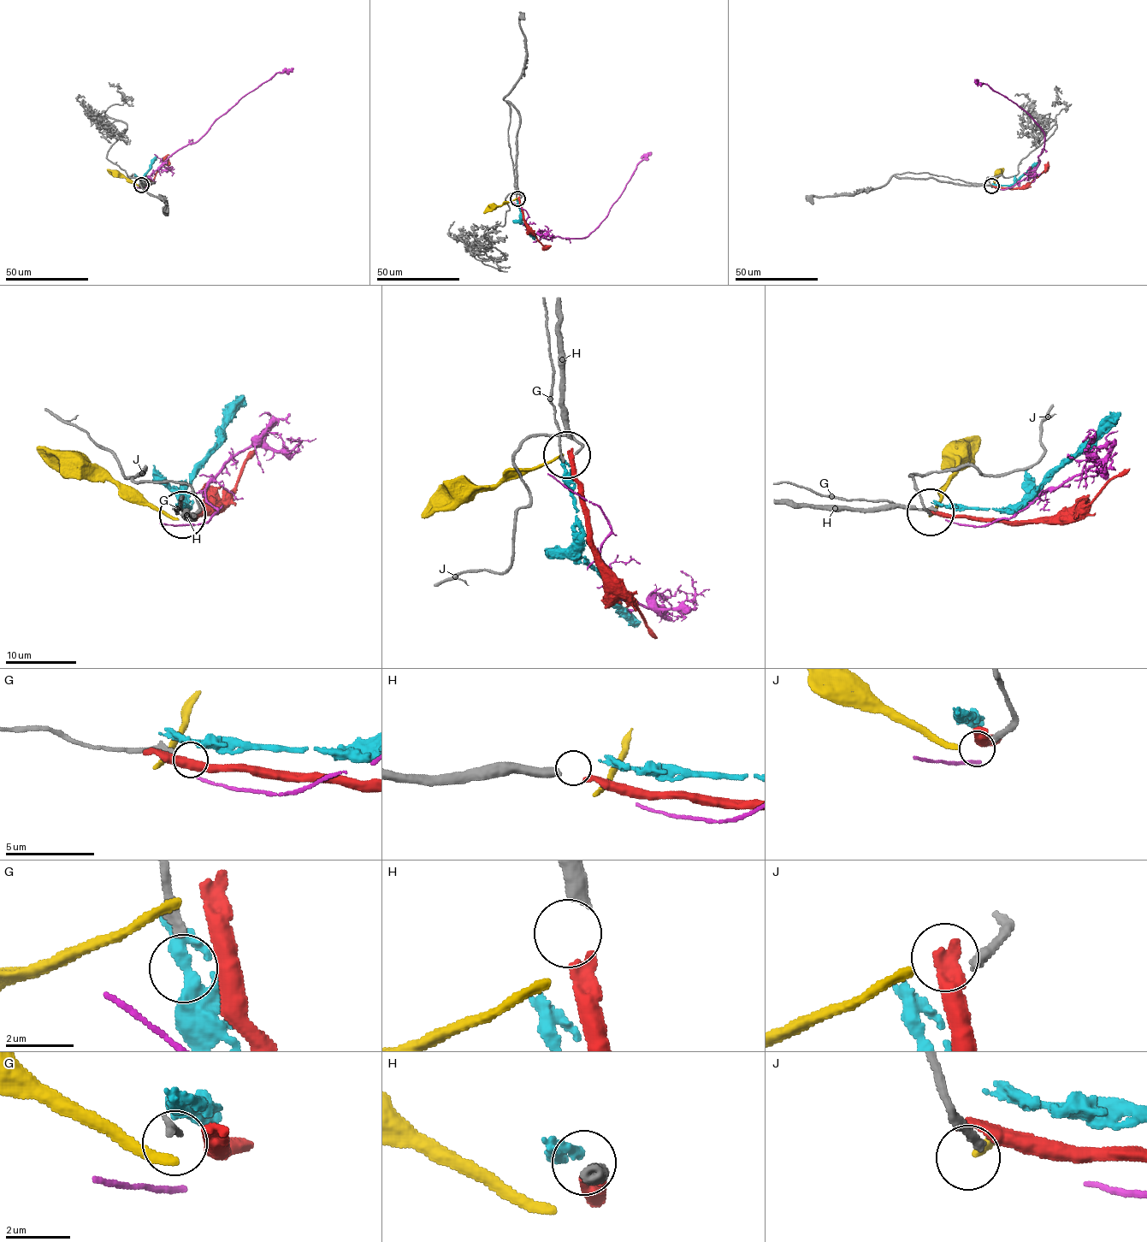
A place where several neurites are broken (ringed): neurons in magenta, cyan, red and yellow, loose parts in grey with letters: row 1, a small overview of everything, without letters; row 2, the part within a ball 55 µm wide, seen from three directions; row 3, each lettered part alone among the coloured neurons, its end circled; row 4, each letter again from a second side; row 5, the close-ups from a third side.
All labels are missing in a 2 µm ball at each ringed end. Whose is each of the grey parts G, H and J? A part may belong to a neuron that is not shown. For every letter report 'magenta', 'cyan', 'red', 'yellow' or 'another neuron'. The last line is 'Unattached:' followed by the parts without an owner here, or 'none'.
G: another neuron
H: red
J: yellow
Unattached: G

